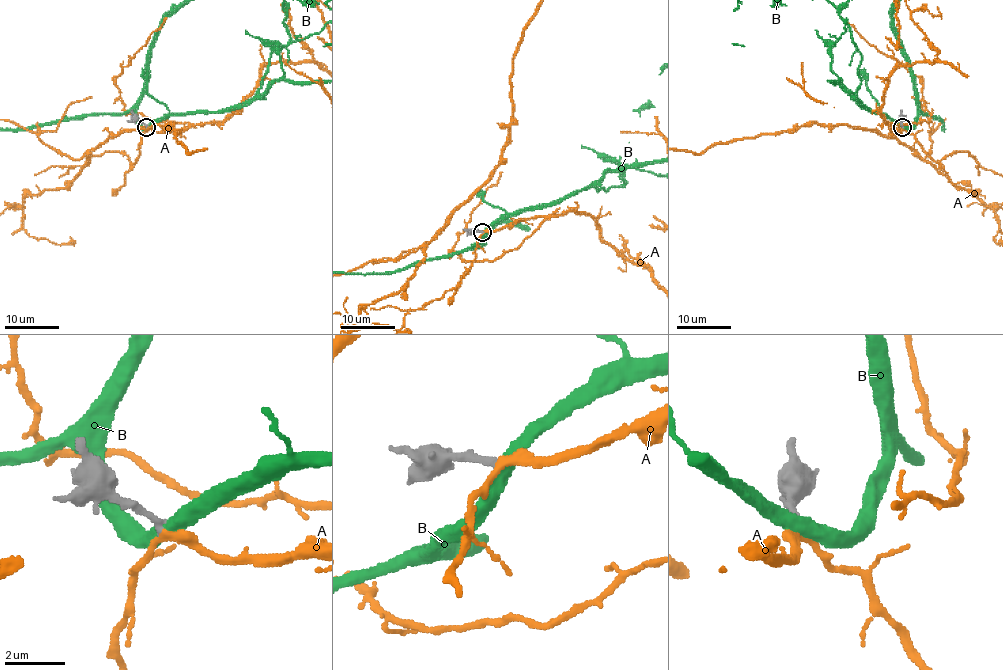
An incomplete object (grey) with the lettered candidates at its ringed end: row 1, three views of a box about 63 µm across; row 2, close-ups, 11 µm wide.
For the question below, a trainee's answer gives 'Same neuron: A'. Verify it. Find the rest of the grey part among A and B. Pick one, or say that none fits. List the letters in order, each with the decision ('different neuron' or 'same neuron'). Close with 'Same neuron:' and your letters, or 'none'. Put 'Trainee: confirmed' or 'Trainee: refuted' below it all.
A: same neuron
B: different neuron
Same neuron: A
Trainee: confirmed

